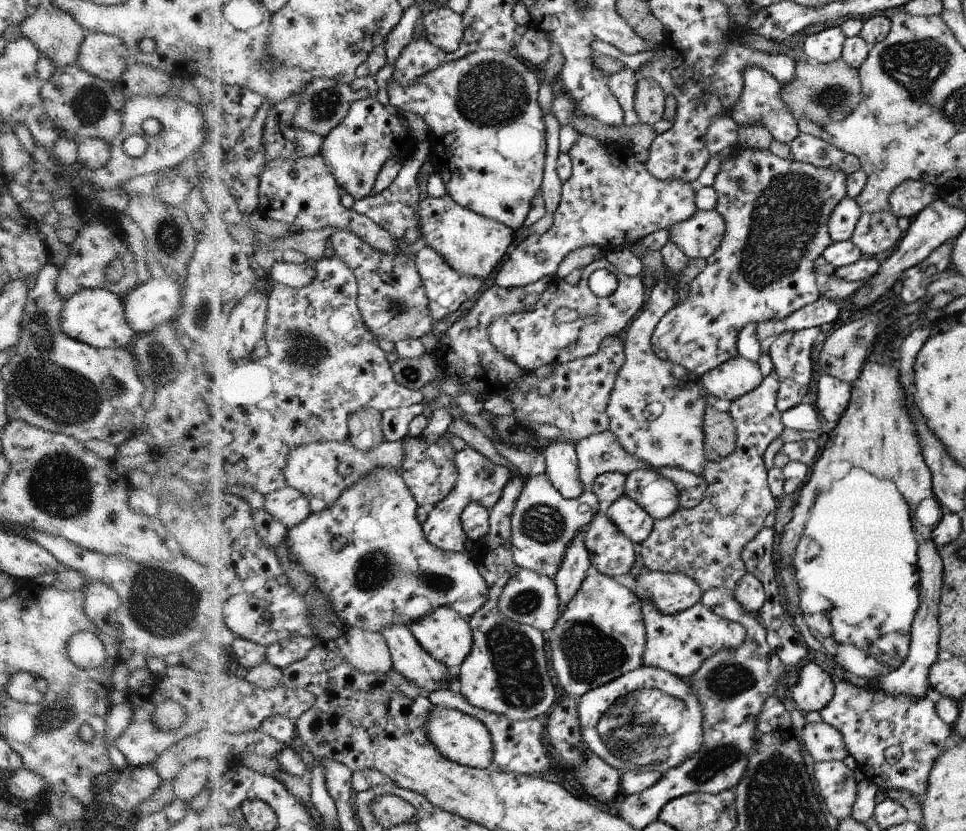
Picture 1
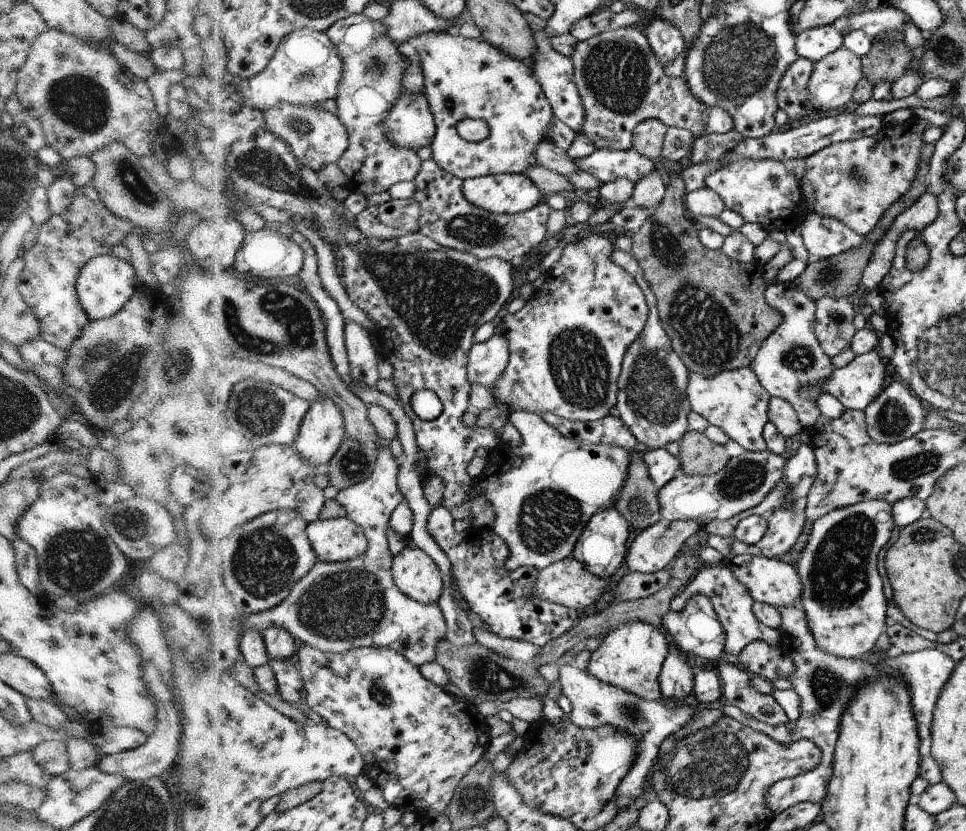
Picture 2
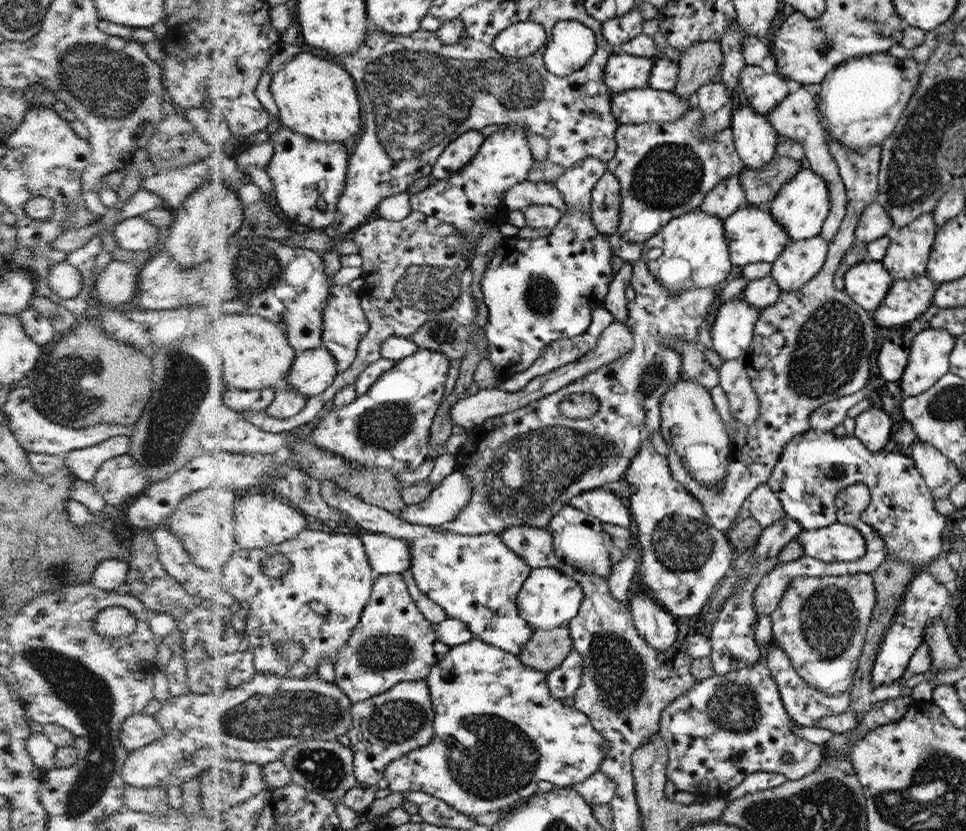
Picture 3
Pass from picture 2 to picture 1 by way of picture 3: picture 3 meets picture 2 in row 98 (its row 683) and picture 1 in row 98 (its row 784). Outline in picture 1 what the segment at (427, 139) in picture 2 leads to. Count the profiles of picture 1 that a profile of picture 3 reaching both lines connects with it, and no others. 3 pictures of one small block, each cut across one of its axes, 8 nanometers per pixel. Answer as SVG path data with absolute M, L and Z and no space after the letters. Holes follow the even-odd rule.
M374 76L357 78L352 84L352 88L362 94L351 106L349 115L325 138L321 155L326 159L329 169L336 175L342 188L353 196L356 201L370 197L376 188L378 176L384 170L386 162L394 156L399 156L404 161L408 160L418 148L420 140L409 125L409 120L399 112L397 116L390 114L388 108L380 102L378 98L378 82Z

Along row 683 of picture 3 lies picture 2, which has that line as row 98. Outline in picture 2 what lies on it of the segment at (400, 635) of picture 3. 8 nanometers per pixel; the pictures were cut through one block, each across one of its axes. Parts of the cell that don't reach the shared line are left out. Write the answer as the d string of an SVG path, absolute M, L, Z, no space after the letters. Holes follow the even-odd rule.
M365 12L339 20L327 33L346 62L345 79L340 84L340 94L336 100L340 120L346 124L350 134L348 152L336 162L347 177L345 188L352 193L370 196L377 192L388 192L398 182L416 180L423 168L422 158L418 156L416 150L392 144L384 130L384 124L386 124L392 108L406 94L404 74L408 70L408 64L406 64L406 56L400 52L400 44L388 36L388 28L382 24L382 21L370 18Z

